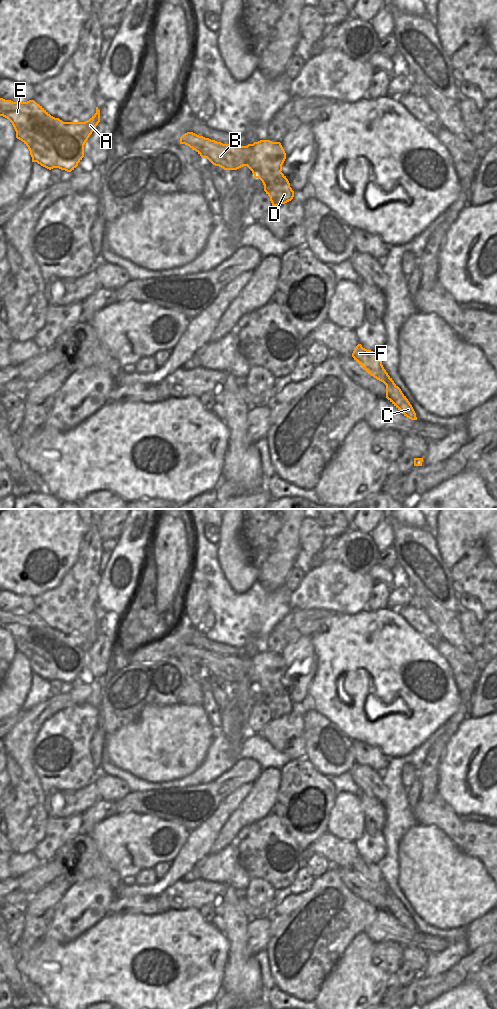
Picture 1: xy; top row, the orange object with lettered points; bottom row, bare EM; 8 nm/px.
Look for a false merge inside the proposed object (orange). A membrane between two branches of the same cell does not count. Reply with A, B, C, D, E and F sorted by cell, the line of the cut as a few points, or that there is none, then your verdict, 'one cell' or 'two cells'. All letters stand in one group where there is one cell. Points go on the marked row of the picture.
A B E / C D F | xy (280, 170), (263, 170), (260, 174), (254, 174) | two cells

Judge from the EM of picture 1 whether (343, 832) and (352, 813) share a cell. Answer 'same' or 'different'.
same

